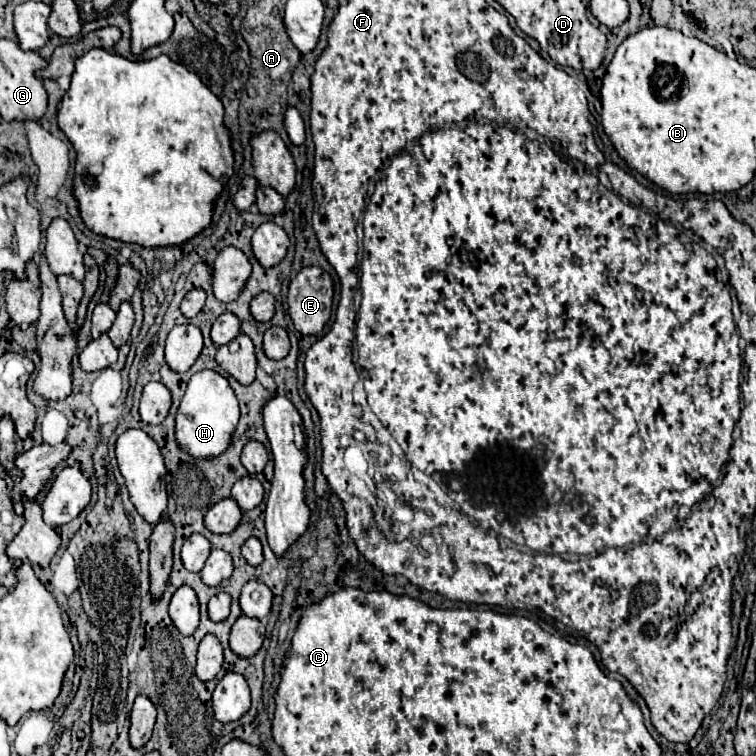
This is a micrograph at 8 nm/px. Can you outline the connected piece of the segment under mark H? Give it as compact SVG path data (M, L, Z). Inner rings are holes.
M201 370L193 374L175 418L177 442L181 444L181 448L185 448L195 458L219 456L229 446L237 422L239 422L239 404L227 378L223 378L215 370Z

